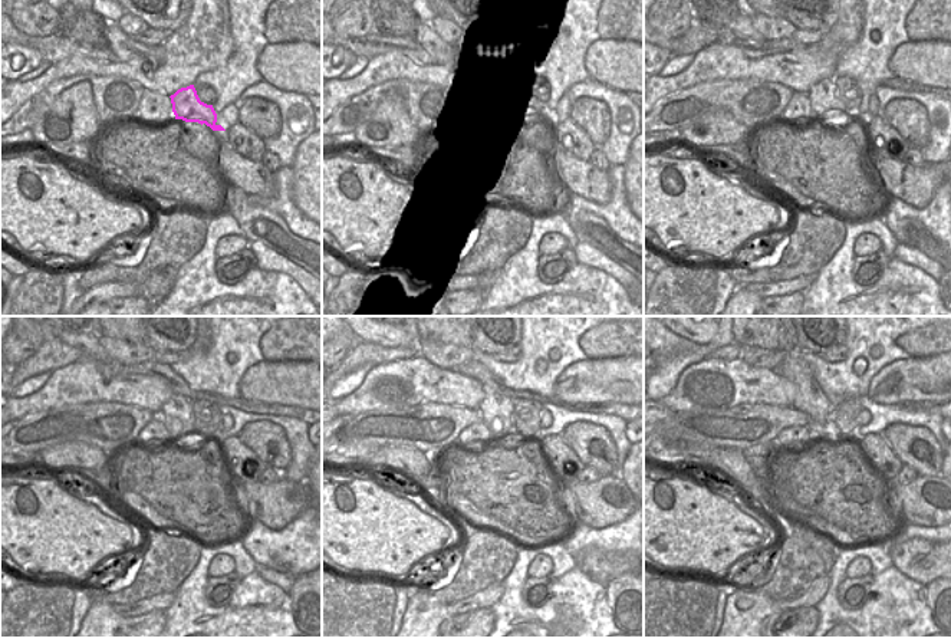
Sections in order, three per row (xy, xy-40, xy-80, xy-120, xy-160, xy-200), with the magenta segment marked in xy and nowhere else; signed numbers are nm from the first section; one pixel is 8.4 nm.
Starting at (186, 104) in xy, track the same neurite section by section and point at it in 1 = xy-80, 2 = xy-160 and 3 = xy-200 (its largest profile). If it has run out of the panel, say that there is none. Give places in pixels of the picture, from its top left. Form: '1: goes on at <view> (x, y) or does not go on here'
1: goes on at xy-80 (825, 101)
2: goes on at xy-160 (496, 410)
3: goes on at xy-200 (810, 400)

